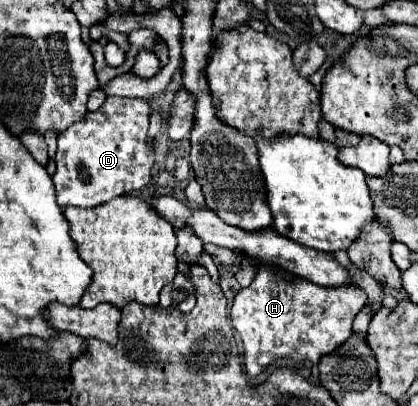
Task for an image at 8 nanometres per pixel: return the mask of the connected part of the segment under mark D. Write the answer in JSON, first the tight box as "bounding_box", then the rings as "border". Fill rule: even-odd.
{"bounding_box":[53,97,155,207],"border":[[[107,97],[101,109],[85,113],[85,121],[77,121],[57,137],[55,163],[57,171],[53,183],[57,189],[57,203],[61,207],[95,207],[113,197],[141,191],[151,181],[151,169],[155,163],[155,143],[149,139],[149,113],[151,103],[147,99],[127,99],[127,97]]]}

